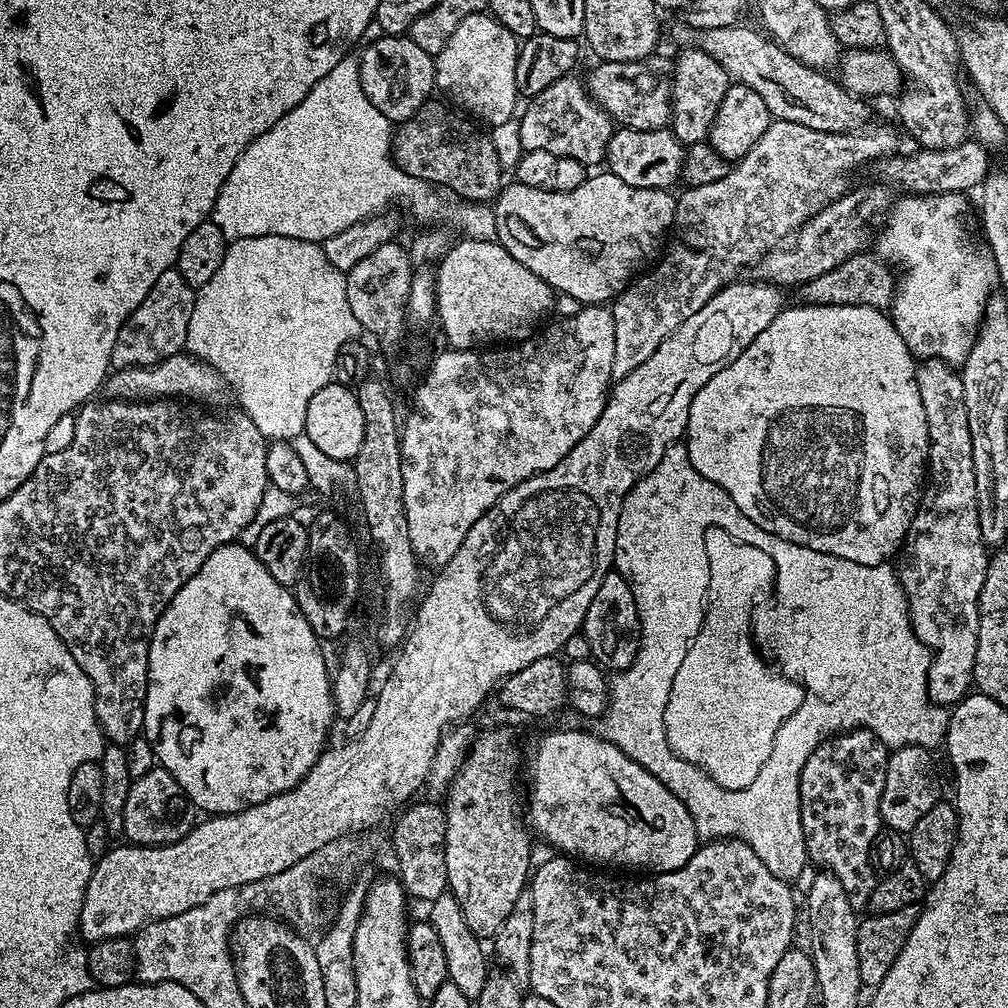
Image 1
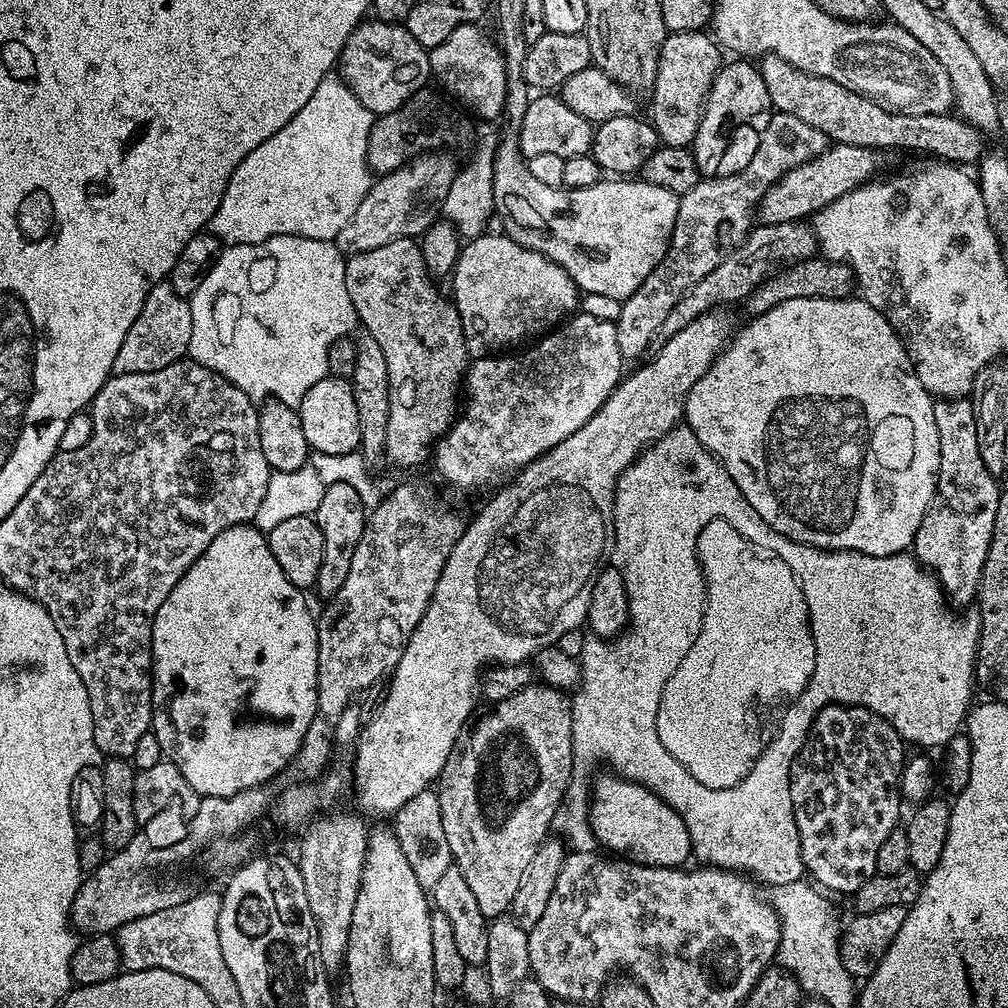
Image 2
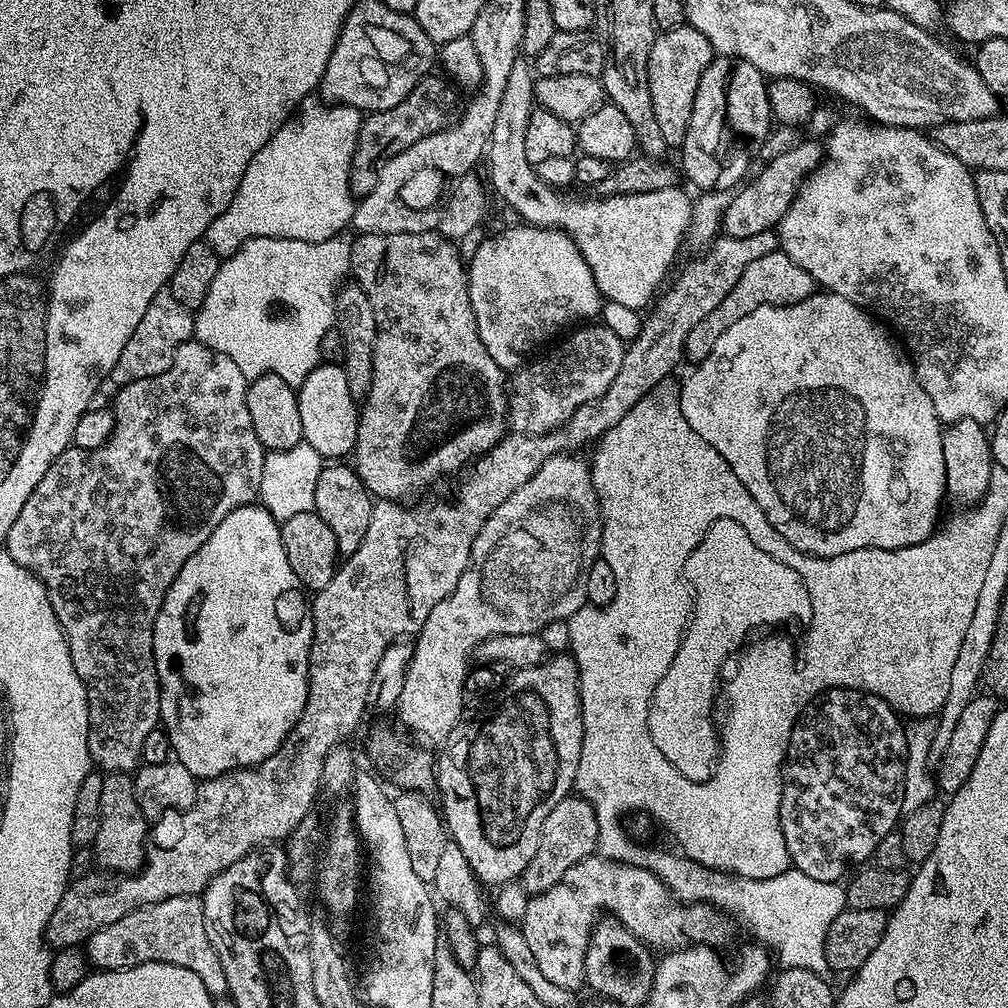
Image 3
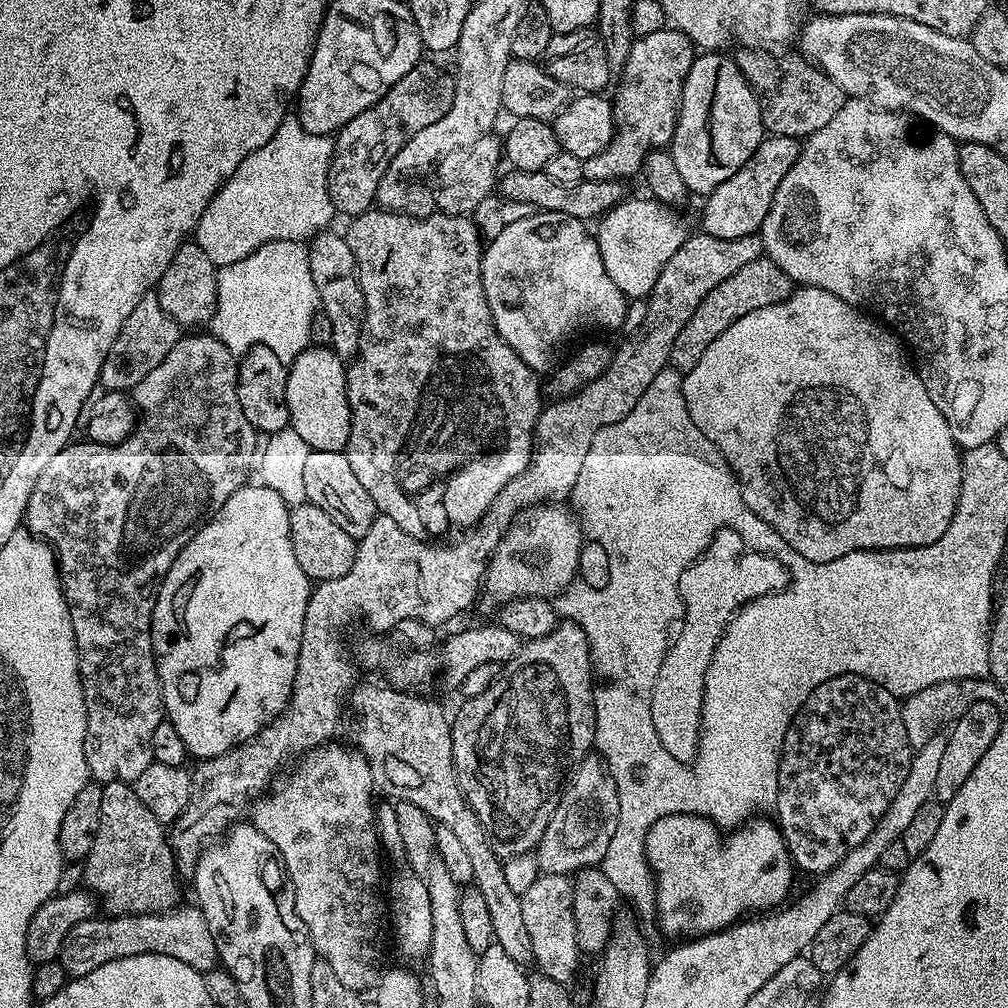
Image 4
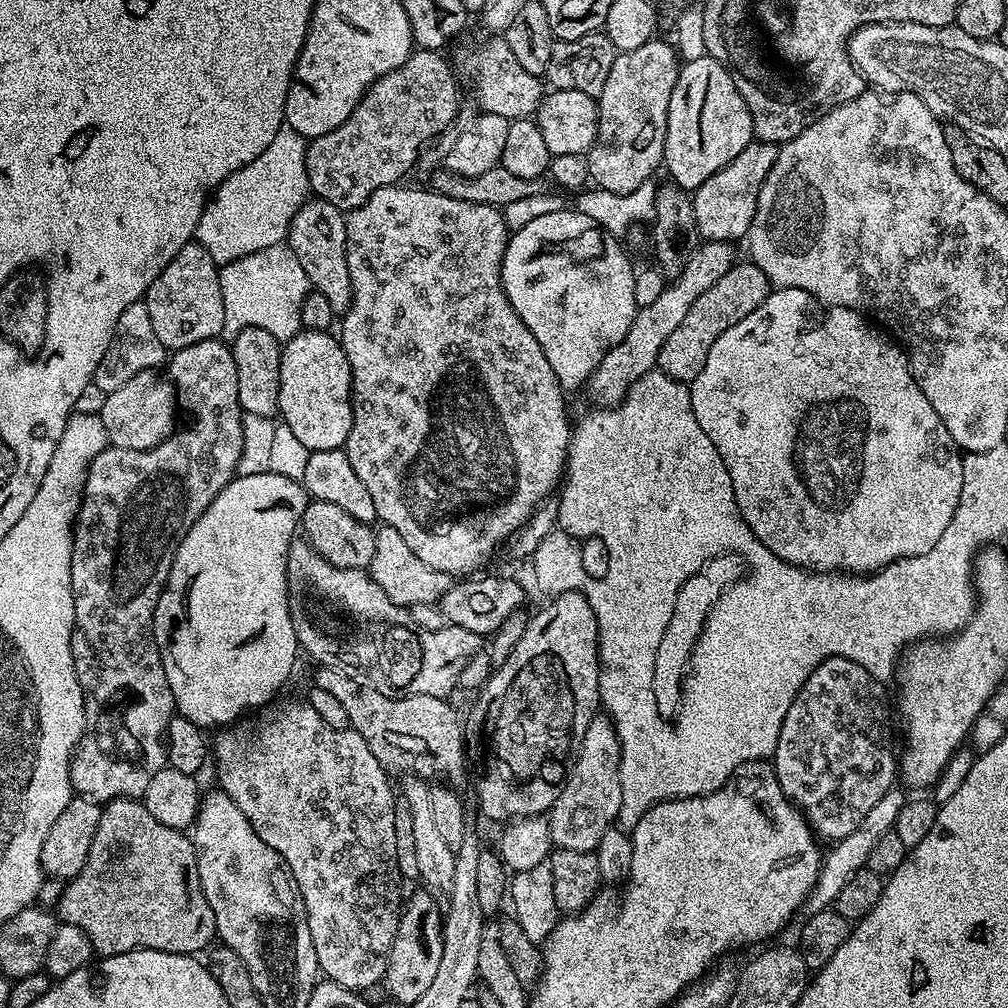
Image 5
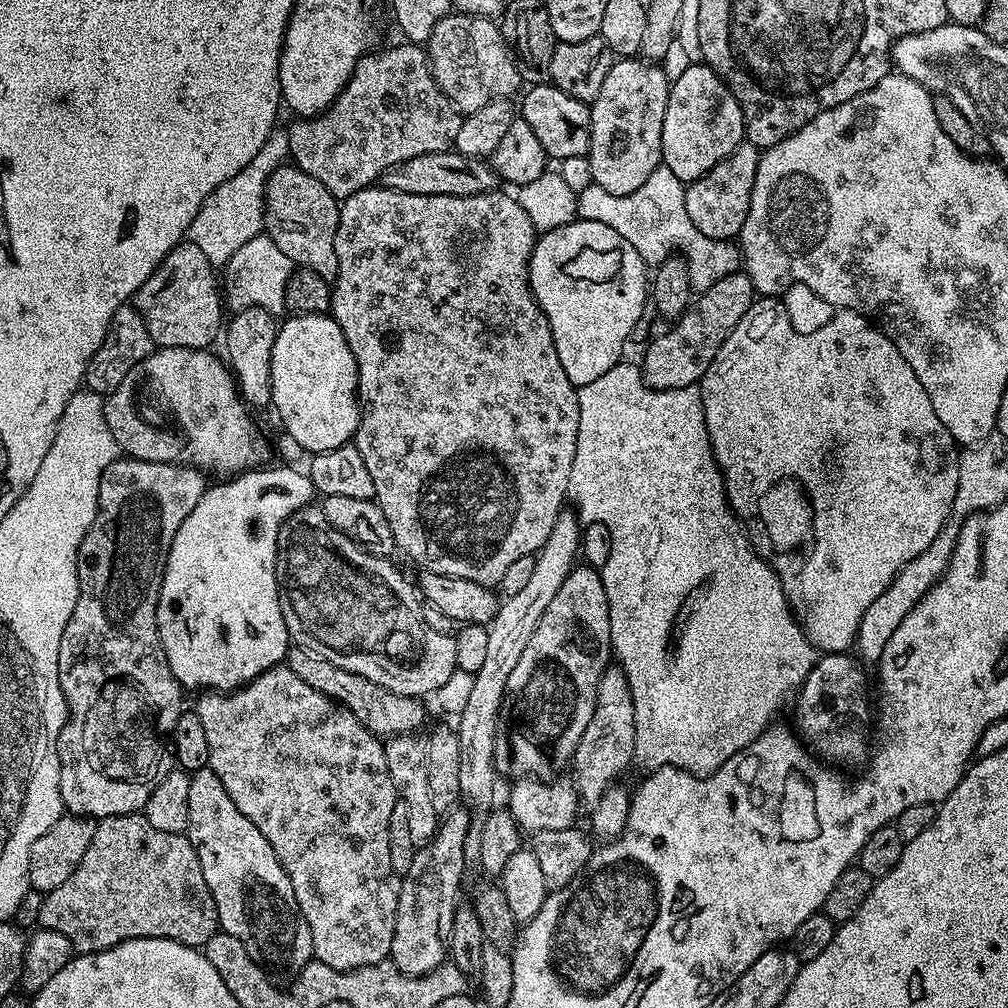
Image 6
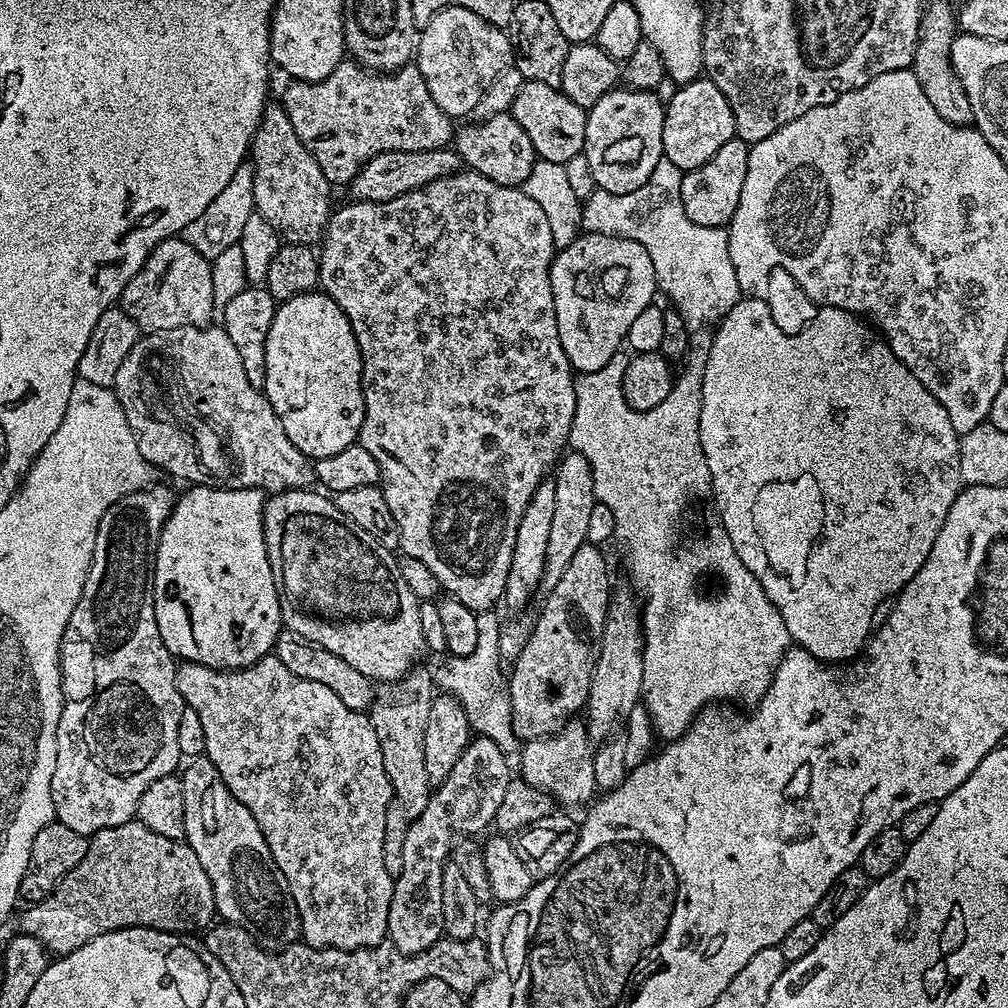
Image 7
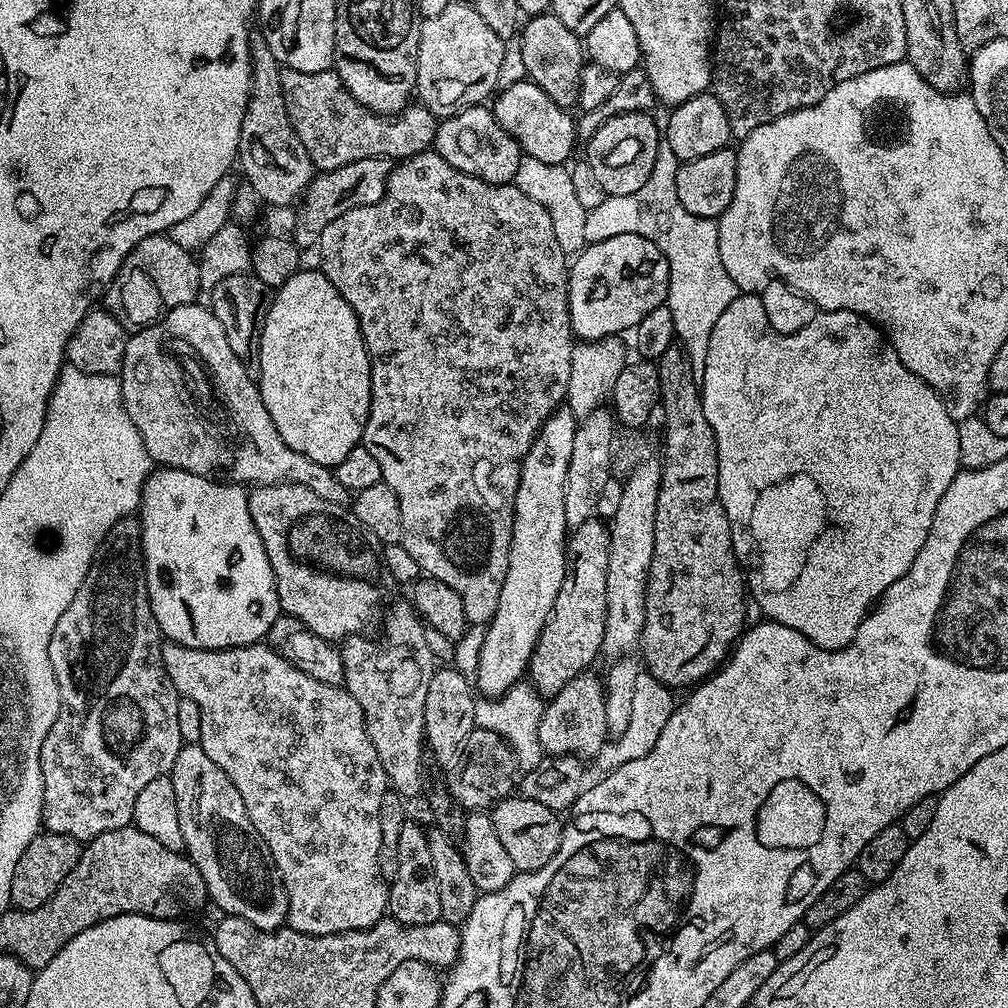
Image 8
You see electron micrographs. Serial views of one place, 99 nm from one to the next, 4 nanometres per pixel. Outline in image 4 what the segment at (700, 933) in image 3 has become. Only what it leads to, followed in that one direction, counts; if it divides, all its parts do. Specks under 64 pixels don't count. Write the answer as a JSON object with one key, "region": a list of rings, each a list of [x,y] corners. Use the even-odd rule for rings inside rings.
{"region":[[[541,874],[537,876],[534,886],[530,890],[520,893],[522,902],[522,919],[526,931],[530,934],[532,959],[539,975],[553,979],[554,982],[567,985],[568,979],[576,972],[576,966],[582,961],[582,953],[576,941],[576,927],[574,926],[574,910],[572,909],[572,880],[562,874]]]}

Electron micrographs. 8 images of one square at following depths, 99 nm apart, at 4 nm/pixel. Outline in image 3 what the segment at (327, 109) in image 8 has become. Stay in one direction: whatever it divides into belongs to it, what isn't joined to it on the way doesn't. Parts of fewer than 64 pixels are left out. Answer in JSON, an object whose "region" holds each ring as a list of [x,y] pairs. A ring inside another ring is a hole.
{"region":[[[425,75],[414,86],[414,90],[410,90],[410,94],[406,94],[406,98],[398,102],[398,106],[371,113],[361,123],[360,138],[356,142],[356,154],[352,158],[352,167],[355,171],[350,176],[350,187],[353,193],[365,194],[371,191],[376,184],[376,171],[381,163],[390,156],[397,156],[412,144],[414,139],[412,120],[420,120],[419,131],[424,134],[440,132],[443,128],[456,123],[458,119],[457,89],[447,79],[437,76]]]}

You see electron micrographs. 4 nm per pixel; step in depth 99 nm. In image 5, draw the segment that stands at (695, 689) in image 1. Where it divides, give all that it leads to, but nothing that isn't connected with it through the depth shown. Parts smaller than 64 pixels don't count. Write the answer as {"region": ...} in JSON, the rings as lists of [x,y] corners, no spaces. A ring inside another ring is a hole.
{"region":[[[734,553],[716,556],[698,574],[694,574],[678,590],[674,602],[674,614],[670,614],[670,626],[658,642],[658,654],[654,654],[654,702],[661,716],[672,718],[677,715],[681,696],[684,693],[684,679],[692,663],[692,652],[704,630],[713,606],[728,587],[734,585],[746,572],[746,564]]]}

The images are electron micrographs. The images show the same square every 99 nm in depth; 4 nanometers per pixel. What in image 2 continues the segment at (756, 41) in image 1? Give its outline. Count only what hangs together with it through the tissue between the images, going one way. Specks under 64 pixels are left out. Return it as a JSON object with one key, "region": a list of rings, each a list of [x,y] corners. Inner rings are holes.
{"region":[[[771,54],[765,55],[758,67],[766,82],[773,109],[794,114],[794,118],[802,118],[802,122],[810,122],[810,126],[822,130],[829,141],[859,148],[901,148],[904,152],[925,152],[925,157],[957,166],[975,165],[986,151],[985,133],[961,120],[959,115],[893,112],[877,100],[846,90],[846,86],[838,86],[838,82],[830,78],[798,70],[790,66],[790,62]]]}

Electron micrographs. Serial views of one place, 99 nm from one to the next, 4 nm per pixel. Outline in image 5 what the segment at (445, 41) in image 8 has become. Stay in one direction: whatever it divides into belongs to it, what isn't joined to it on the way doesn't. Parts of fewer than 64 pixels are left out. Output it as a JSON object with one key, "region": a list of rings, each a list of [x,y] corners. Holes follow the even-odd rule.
{"region":[[[488,39],[492,40],[486,41],[485,44],[476,44],[473,48],[457,43],[451,49],[453,52],[450,60],[457,77],[462,78],[463,83],[465,80],[476,91],[476,100],[485,113],[501,115],[508,121],[531,117],[546,95],[545,81],[539,76],[529,74],[518,63],[518,58],[514,58],[514,53],[504,39]]]}

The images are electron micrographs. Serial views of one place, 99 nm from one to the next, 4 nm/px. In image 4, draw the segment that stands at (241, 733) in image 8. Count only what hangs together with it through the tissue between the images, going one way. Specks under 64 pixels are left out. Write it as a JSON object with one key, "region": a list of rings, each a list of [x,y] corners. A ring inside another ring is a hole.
{"region":[[[332,742],[327,746],[313,748],[295,765],[296,773],[289,780],[282,781],[280,785],[277,783],[267,795],[251,805],[250,822],[258,831],[266,834],[270,842],[274,842],[280,859],[284,862],[288,881],[292,884],[296,895],[296,913],[306,926],[308,937],[312,940],[312,949],[317,957],[328,963],[330,970],[334,970],[338,982],[342,982],[342,986],[346,986],[354,993],[364,994],[368,987],[369,991],[377,983],[382,972],[382,967],[380,968],[382,852],[380,836],[376,833],[372,771],[359,750],[352,746],[347,747],[339,748],[336,742]]]}

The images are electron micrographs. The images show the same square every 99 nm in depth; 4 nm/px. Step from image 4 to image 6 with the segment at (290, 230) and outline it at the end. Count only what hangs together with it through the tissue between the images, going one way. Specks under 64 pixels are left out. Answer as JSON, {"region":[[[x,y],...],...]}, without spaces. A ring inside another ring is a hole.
{"region":[[[273,130],[262,150],[258,150],[258,154],[254,154],[254,158],[250,158],[250,162],[246,162],[238,174],[234,174],[234,178],[222,182],[222,186],[218,186],[218,190],[211,192],[206,202],[202,202],[198,214],[194,214],[194,222],[190,222],[187,239],[198,246],[202,254],[206,254],[212,265],[227,265],[234,250],[250,242],[250,238],[261,235],[264,228],[264,191],[268,177],[273,176],[289,156],[287,131]]]}

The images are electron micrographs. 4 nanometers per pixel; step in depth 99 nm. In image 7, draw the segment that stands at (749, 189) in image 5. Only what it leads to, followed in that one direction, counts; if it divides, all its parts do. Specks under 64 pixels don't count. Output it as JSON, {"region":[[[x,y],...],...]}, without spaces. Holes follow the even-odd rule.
{"region":[[[733,138],[718,150],[718,154],[714,154],[714,158],[710,158],[710,162],[702,162],[702,166],[684,173],[680,193],[690,222],[711,228],[722,228],[731,222],[734,210],[738,210],[738,198],[742,198],[742,185],[746,182],[749,147],[746,141]]]}

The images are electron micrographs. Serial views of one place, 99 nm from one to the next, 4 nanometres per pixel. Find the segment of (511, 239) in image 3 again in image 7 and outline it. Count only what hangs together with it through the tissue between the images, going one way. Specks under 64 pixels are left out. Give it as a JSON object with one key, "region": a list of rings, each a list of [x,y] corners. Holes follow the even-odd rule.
{"region":[[[597,232],[580,234],[576,240],[557,251],[552,257],[550,286],[554,290],[554,314],[558,318],[558,338],[562,338],[562,350],[566,350],[566,358],[580,374],[602,370],[602,366],[606,366],[606,362],[621,351],[620,343],[627,338],[636,319],[658,296],[654,262],[650,262],[650,254],[646,254],[643,244]]]}

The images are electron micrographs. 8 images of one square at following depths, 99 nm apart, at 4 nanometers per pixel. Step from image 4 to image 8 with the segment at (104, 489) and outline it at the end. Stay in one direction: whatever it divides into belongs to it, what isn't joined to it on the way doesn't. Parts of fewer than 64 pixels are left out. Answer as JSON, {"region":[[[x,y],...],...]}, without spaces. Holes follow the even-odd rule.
{"region":[[[135,515],[124,516],[109,530],[108,535],[100,543],[100,551],[95,561],[90,566],[78,594],[66,606],[62,618],[52,631],[50,638],[50,666],[54,670],[54,678],[58,682],[58,694],[60,695],[60,707],[62,711],[54,722],[50,734],[46,734],[46,742],[42,742],[42,782],[44,783],[44,822],[43,827],[54,834],[66,834],[70,838],[81,842],[87,842],[98,838],[98,834],[106,834],[110,830],[127,828],[132,824],[134,814],[134,801],[138,799],[138,793],[154,778],[167,776],[174,766],[174,758],[178,758],[182,747],[182,741],[178,734],[178,702],[180,693],[177,692],[174,682],[166,674],[166,666],[162,666],[162,650],[160,649],[162,637],[160,627],[152,613],[150,598],[146,590],[146,578],[144,577],[144,555],[140,549],[140,521]]]}

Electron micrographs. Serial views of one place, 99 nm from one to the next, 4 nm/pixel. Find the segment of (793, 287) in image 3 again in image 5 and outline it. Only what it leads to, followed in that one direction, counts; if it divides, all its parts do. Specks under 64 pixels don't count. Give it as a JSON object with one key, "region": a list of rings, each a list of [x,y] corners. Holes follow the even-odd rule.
{"region":[[[733,264],[730,270],[726,270],[726,274],[722,274],[722,278],[718,278],[718,282],[714,282],[714,286],[710,286],[710,290],[706,290],[706,294],[702,294],[702,298],[698,298],[698,302],[694,302],[694,306],[690,306],[686,318],[682,318],[682,323],[674,329],[674,334],[666,338],[656,359],[659,371],[685,382],[698,378],[702,366],[706,366],[706,357],[710,355],[714,342],[718,342],[718,338],[722,338],[722,334],[726,334],[726,330],[730,330],[734,322],[742,322],[742,318],[746,318],[750,310],[758,310],[769,291],[766,274],[762,274],[756,264]]]}

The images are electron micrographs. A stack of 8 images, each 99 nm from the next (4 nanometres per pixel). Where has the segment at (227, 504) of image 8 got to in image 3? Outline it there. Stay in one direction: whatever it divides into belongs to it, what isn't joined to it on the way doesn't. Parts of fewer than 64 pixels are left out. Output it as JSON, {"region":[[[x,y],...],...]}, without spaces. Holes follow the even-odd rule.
{"region":[[[253,502],[226,514],[222,522],[186,558],[182,570],[174,578],[170,590],[166,590],[166,598],[158,610],[158,618],[154,622],[154,662],[156,673],[160,679],[160,718],[162,727],[167,732],[174,759],[190,770],[190,774],[197,778],[221,776],[227,772],[235,772],[237,768],[246,768],[261,764],[266,758],[270,758],[280,749],[282,742],[294,730],[298,718],[302,718],[302,710],[306,706],[308,697],[308,663],[310,662],[310,646],[312,645],[312,606],[305,589],[300,583],[298,574],[290,566],[290,558],[286,558],[286,546],[282,546],[282,534],[280,524],[266,510],[263,504]]]}

